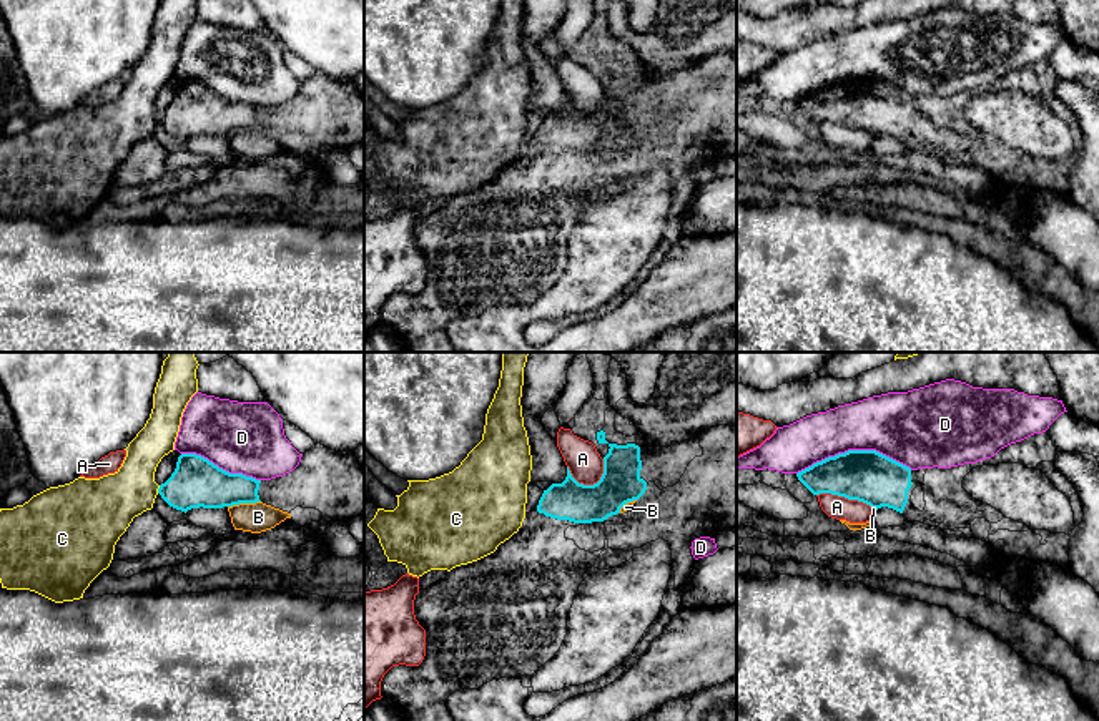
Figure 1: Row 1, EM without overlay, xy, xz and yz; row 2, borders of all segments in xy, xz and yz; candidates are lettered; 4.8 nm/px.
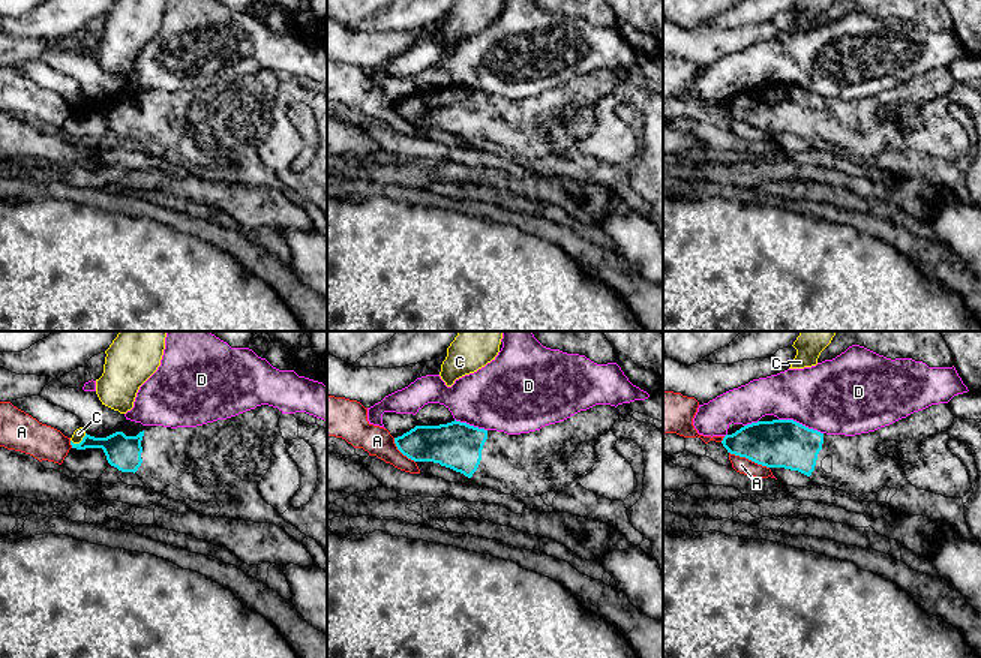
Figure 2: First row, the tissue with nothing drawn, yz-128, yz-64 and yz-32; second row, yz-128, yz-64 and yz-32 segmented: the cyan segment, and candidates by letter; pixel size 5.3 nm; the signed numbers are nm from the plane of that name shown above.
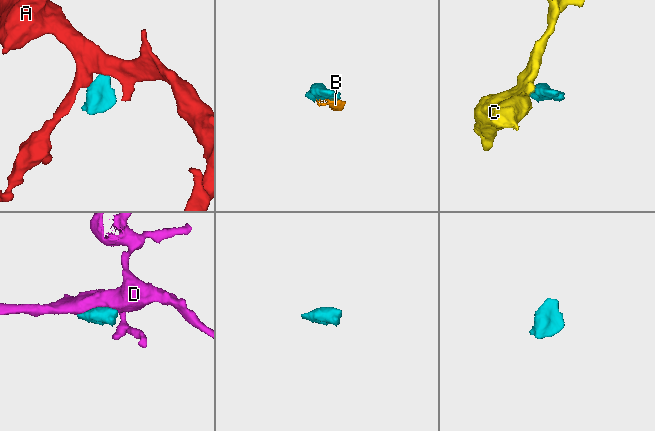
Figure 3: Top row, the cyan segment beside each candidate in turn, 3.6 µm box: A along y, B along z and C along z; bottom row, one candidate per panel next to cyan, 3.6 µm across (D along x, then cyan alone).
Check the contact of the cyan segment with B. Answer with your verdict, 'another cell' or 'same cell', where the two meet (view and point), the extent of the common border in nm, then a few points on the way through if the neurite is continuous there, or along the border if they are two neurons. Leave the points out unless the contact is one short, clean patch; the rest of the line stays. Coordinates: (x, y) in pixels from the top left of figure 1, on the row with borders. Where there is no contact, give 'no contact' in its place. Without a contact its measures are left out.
another cell; meets cyan in xy at (243, 502); contact 160 nm long; border along xy (260, 500), (228, 507)

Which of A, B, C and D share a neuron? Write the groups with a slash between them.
A B / C / D

